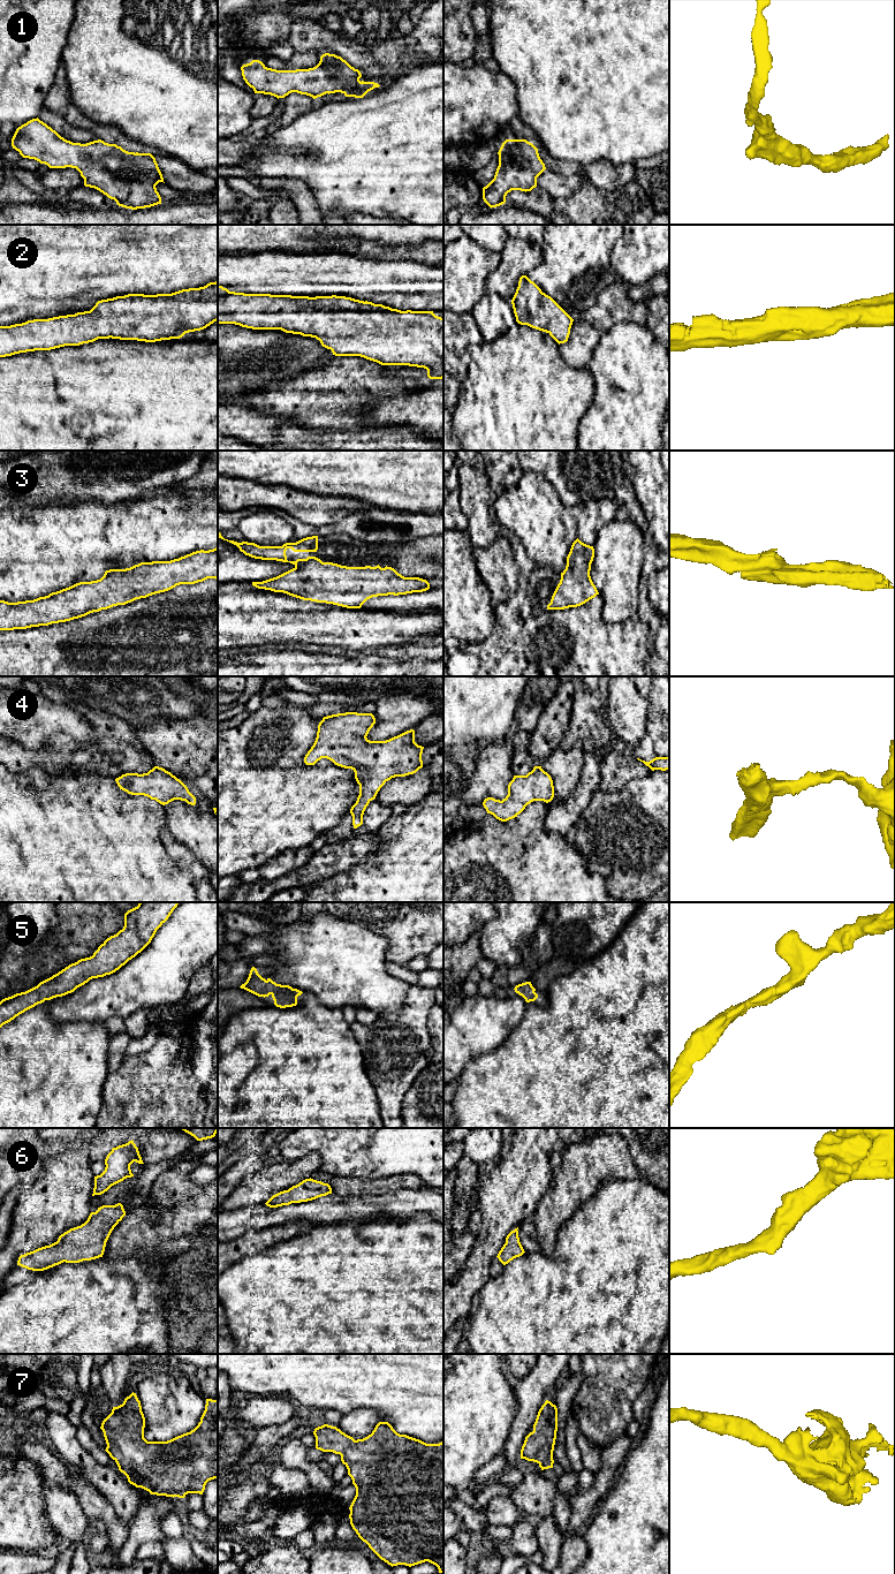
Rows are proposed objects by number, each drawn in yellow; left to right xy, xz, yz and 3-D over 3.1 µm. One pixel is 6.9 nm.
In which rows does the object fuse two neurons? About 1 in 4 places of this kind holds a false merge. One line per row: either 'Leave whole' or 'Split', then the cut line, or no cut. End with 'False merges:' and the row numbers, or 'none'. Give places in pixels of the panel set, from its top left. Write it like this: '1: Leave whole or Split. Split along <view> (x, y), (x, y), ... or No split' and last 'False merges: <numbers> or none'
1: Leave whole. No split
2: Leave whole. No split
3: Leave whole. No split
4: Leave whole. No split
5: Leave whole. No split
6: Leave whole. No split
7: Leave whole. No split
False merges: none

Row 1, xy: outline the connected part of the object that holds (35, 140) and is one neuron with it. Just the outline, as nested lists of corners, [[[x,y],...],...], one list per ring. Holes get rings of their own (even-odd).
[[[38,118],[16,129],[12,146],[23,158],[35,159],[50,168],[76,168],[84,179],[85,187],[99,190],[114,199],[119,206],[137,210],[161,204],[156,186],[164,182],[164,177],[151,153],[128,152],[116,144],[108,144],[101,139],[86,144],[73,143],[61,137]]]

